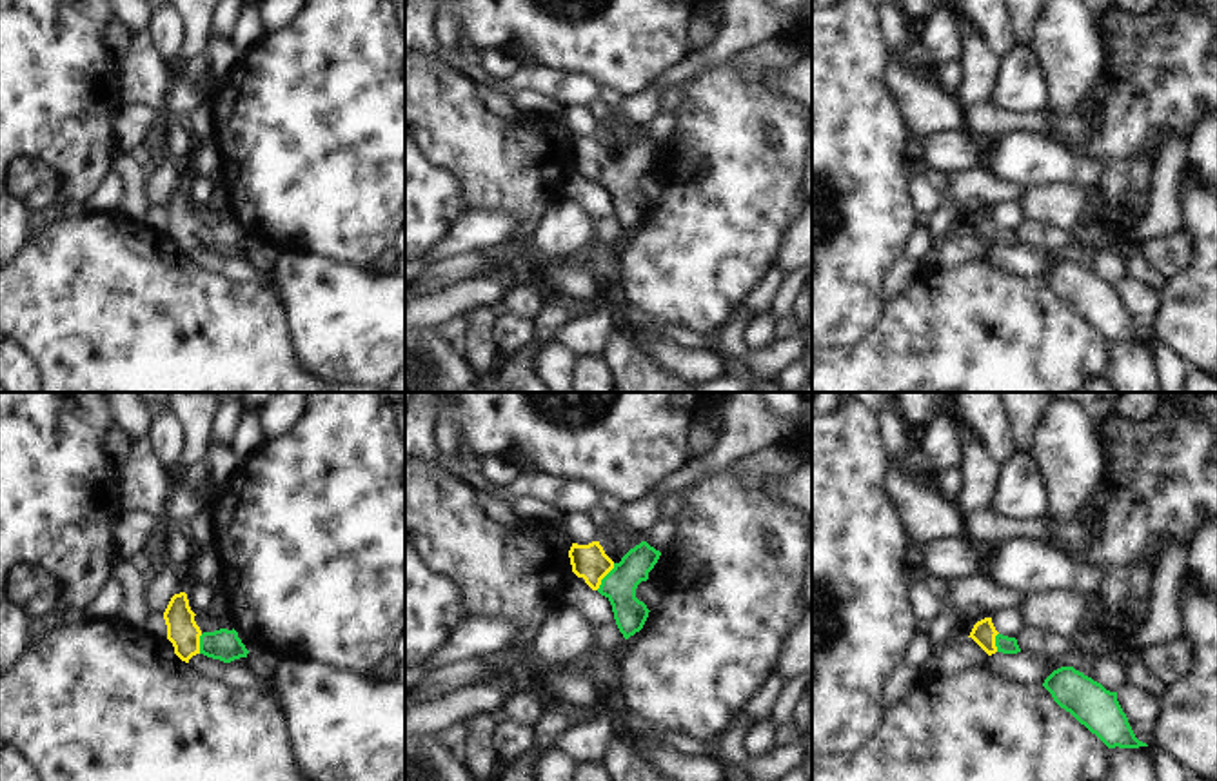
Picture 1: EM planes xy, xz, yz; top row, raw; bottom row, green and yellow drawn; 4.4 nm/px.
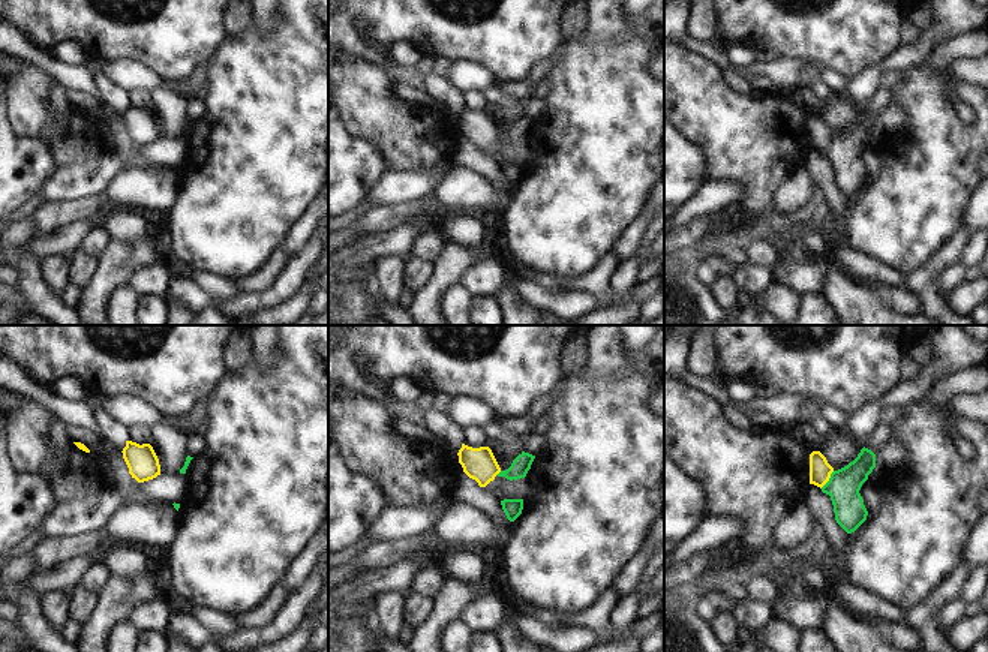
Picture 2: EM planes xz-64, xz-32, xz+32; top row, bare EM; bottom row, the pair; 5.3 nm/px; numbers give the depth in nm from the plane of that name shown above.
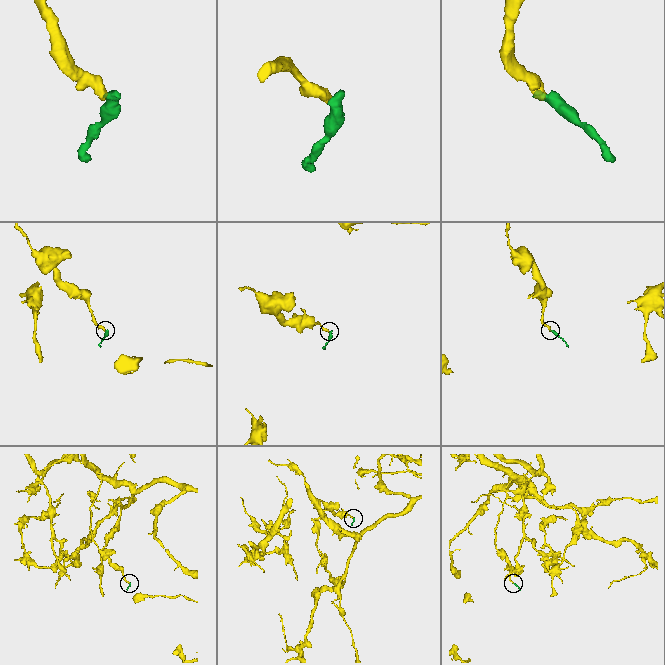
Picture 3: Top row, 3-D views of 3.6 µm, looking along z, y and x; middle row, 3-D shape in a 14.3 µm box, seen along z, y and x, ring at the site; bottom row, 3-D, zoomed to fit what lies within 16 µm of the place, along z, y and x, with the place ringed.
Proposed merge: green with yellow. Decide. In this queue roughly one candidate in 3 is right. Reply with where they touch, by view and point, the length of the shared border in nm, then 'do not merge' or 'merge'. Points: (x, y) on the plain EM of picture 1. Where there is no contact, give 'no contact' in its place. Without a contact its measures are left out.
xz (605, 169) | 150 nm | merge

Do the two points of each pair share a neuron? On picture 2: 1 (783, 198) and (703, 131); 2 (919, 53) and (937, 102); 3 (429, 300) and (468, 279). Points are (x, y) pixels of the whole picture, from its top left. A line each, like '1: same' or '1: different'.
1: different
2: different
3: different

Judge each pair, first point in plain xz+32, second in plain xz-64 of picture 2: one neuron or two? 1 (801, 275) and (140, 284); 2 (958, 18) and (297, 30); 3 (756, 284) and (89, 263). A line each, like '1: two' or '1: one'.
1: one
2: two
3: one

